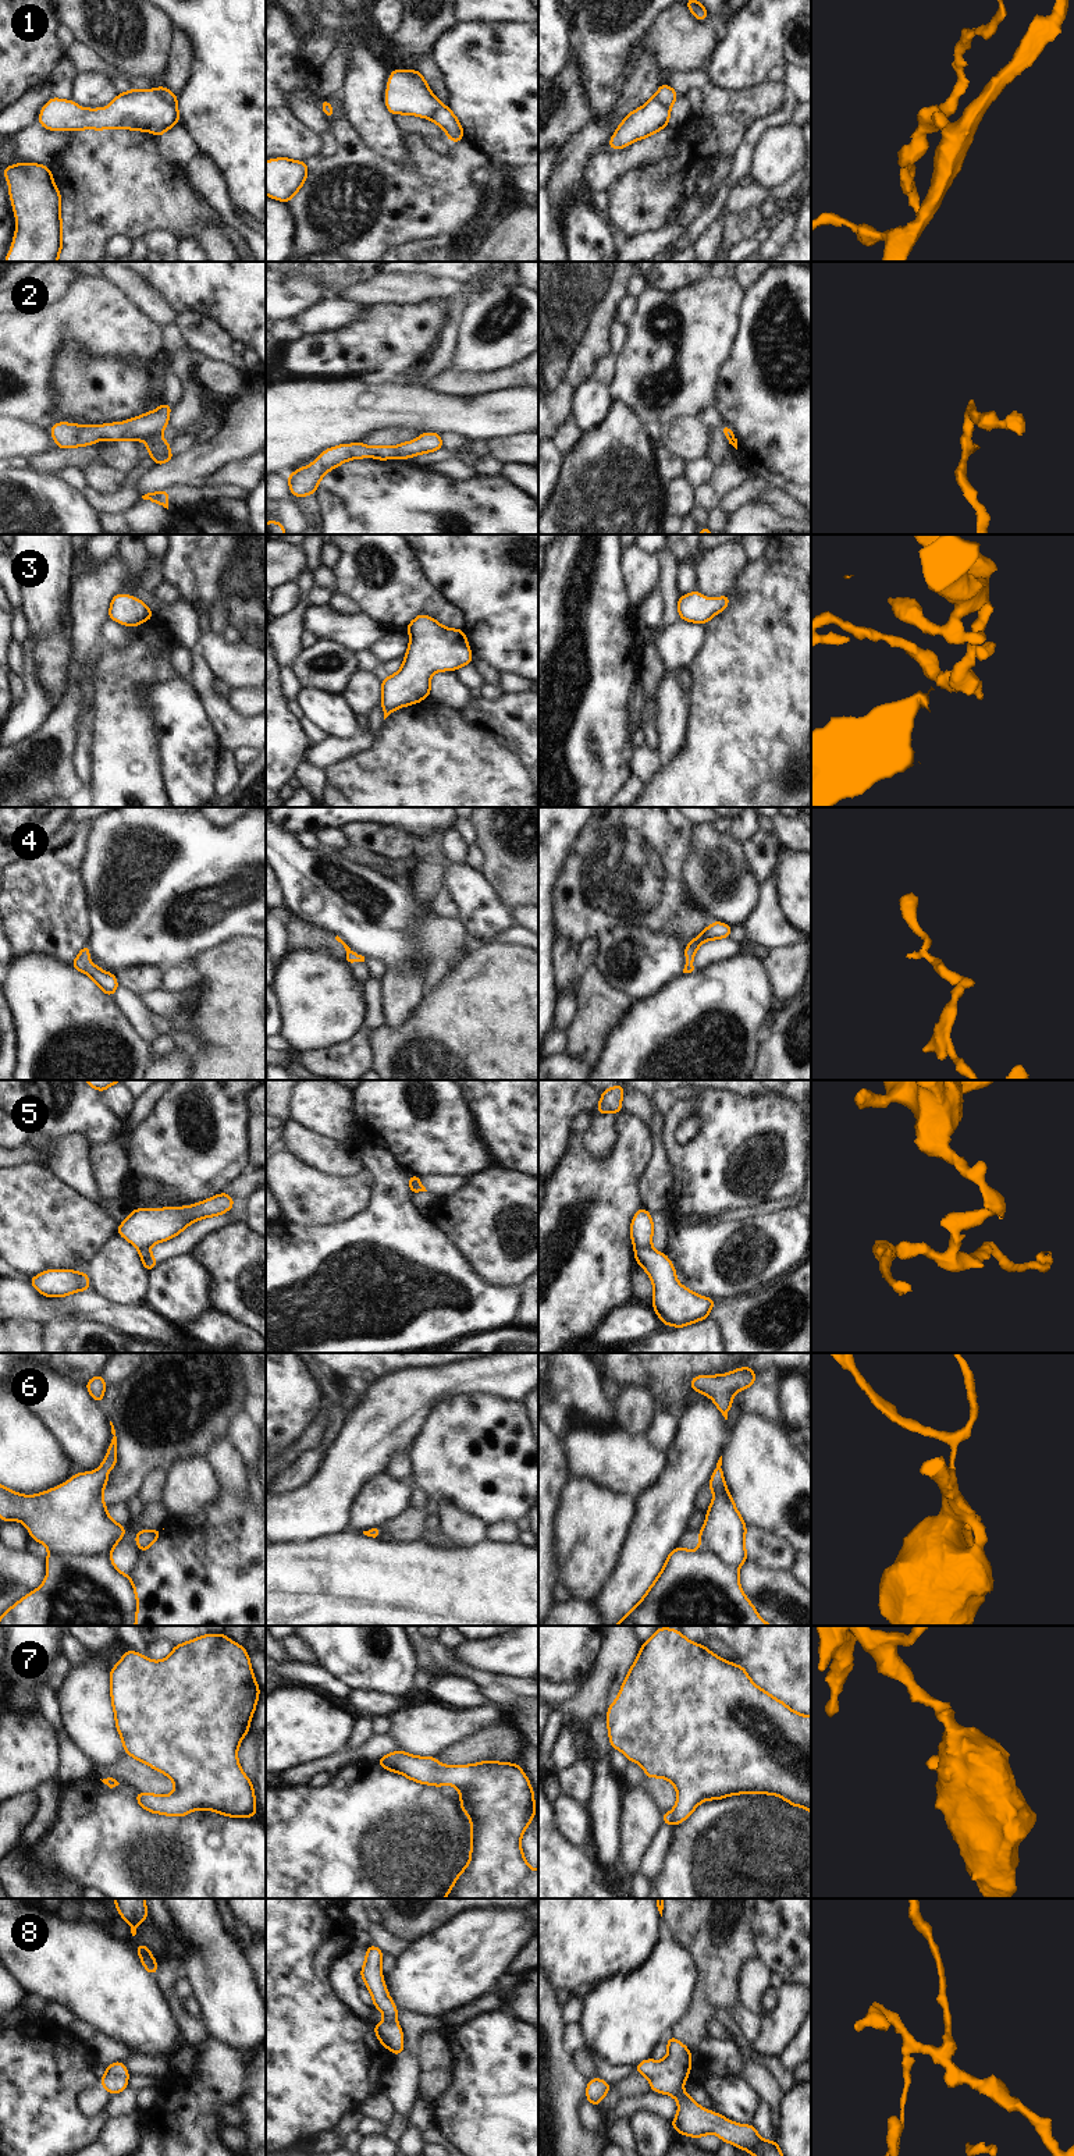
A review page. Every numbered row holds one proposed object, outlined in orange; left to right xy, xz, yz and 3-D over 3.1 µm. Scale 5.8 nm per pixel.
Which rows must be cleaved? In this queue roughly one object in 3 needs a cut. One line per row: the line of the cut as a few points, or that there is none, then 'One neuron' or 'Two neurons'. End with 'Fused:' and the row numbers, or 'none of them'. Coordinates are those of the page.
1: Split along xy (159, 88), (159, 92), (175, 105). Two neurons
2: No split. One neuron
3: No split. One neuron
4: No split. One neuron
5: Split along yz (650, 1246), (642, 1246), (635, 1250). Two neurons
6: No split. One neuron
7: No split. One neuron
8: No split. One neuron
Fused: 1, 5

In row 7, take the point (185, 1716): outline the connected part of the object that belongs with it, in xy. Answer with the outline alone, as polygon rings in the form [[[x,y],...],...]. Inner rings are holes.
[[[206,1634],[188,1642],[174,1645],[173,1652],[160,1662],[154,1662],[149,1658],[145,1658],[142,1654],[129,1649],[110,1670],[110,1679],[110,1694],[111,1705],[114,1708],[115,1726],[122,1738],[122,1747],[125,1750],[125,1754],[129,1754],[136,1761],[143,1762],[152,1766],[153,1769],[167,1775],[175,1784],[175,1791],[168,1796],[156,1796],[153,1793],[136,1793],[135,1800],[143,1809],[168,1816],[185,1816],[189,1812],[199,1808],[210,1809],[217,1814],[232,1818],[253,1818],[257,1814],[252,1780],[249,1780],[248,1776],[242,1772],[237,1757],[241,1740],[248,1734],[252,1715],[256,1711],[259,1693],[262,1691],[255,1680],[255,1674],[250,1667],[249,1654],[245,1651],[245,1647],[238,1645],[224,1634]]]

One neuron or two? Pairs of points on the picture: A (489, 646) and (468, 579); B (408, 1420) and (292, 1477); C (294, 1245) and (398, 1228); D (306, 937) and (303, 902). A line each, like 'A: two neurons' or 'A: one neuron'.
A: one neuron
B: two neurons
C: one neuron
D: two neurons

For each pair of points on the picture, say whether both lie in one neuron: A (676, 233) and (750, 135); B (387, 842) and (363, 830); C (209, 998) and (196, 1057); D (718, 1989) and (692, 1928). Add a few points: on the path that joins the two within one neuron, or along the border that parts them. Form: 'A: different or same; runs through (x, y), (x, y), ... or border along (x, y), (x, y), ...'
A: different; border along (685, 228), (683, 234), (675, 241)
B: same; runs through (381, 839), (369, 833)
C: same; runs through (209, 1013), (209, 1043)
D: same; runs through (718, 1974), (718, 1954), (707, 1943)

